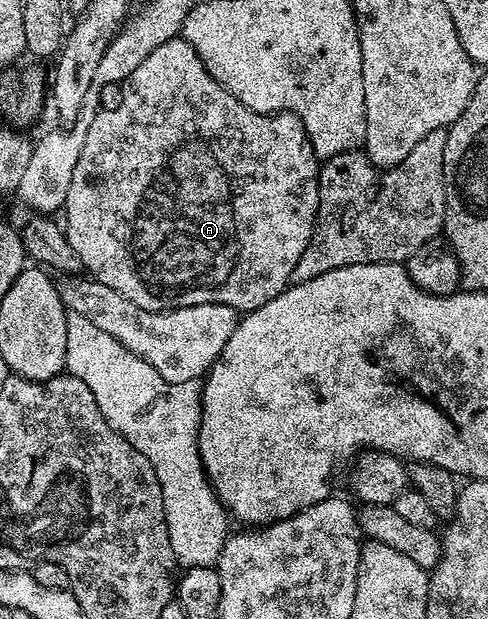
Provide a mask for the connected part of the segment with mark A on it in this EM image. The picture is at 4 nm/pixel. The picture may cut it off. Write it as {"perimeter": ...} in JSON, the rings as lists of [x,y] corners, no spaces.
{"perimeter":[[[184,36],[170,39],[166,44],[162,44],[162,48],[154,48],[154,52],[150,52],[150,56],[146,56],[142,60],[142,64],[138,64],[138,68],[134,68],[134,72],[127,82],[123,83],[123,87],[124,94],[128,98],[128,186],[118,186],[120,190],[116,188],[116,190],[110,190],[108,194],[90,194],[90,184],[88,186],[84,184],[84,178],[86,178],[88,170],[86,170],[86,164],[82,164],[84,168],[74,170],[74,177],[70,179],[70,192],[66,192],[66,200],[64,201],[64,209],[62,211],[62,218],[65,218],[63,218],[64,234],[70,240],[70,248],[74,248],[74,252],[78,252],[78,260],[81,267],[95,281],[106,284],[106,288],[114,288],[114,292],[126,296],[126,300],[130,300],[130,304],[138,304],[138,308],[146,308],[147,310],[175,310],[178,306],[193,306],[194,304],[226,304],[230,308],[237,310],[237,312],[247,312],[262,308],[262,304],[274,300],[274,296],[278,296],[282,291],[287,290],[292,282],[294,264],[298,264],[302,252],[306,252],[306,244],[310,244],[312,239],[312,233],[316,227],[316,213],[320,203],[321,163],[318,161],[314,148],[310,144],[308,133],[300,117],[287,112],[259,114],[250,108],[246,108],[246,104],[242,104],[233,94],[226,92],[226,88],[222,88],[222,84],[218,84],[218,80],[214,80],[214,76],[210,76],[210,72],[202,64],[198,52],[188,43],[187,37]]]}

